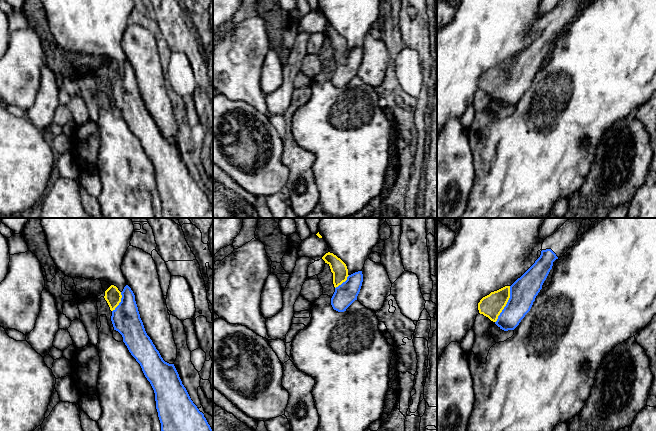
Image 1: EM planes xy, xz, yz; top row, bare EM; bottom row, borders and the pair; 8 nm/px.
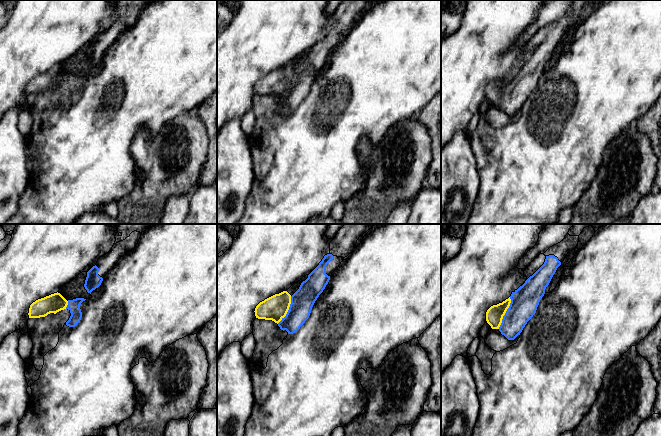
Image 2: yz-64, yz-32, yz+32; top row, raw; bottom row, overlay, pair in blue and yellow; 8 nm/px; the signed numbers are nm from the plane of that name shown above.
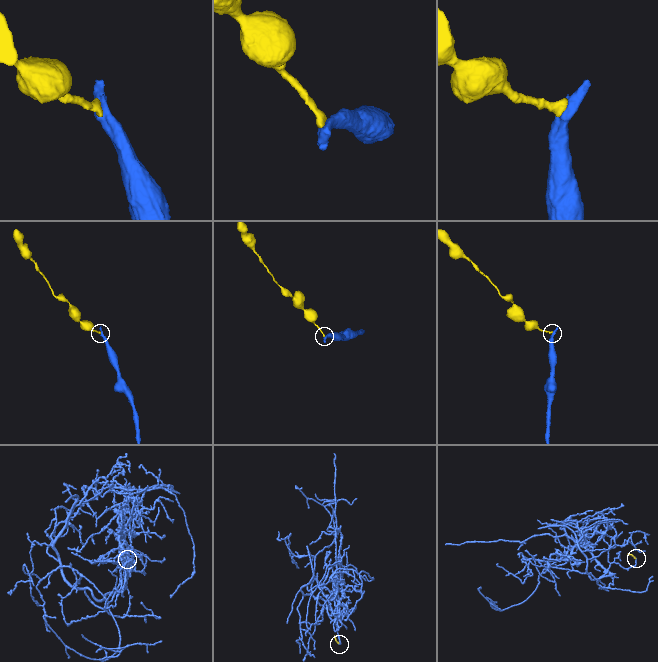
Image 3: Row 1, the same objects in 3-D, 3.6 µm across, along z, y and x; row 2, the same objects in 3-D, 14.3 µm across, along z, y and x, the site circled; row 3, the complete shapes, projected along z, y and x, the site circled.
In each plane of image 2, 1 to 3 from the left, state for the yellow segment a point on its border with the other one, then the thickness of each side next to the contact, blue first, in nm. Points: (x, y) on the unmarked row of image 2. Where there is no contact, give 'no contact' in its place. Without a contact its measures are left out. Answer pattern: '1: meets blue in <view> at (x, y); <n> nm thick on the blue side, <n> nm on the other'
1: meets blue in yz-64 at (67, 81); 100 nm thick on the blue side, 150 nm on the other
2: meets blue in yz-32 at (288, 86); 190 nm thick on the blue side, 200 nm on the other
3: meets blue in yz+32 at (505, 89); 220 nm thick on the blue side, 140 nm on the other

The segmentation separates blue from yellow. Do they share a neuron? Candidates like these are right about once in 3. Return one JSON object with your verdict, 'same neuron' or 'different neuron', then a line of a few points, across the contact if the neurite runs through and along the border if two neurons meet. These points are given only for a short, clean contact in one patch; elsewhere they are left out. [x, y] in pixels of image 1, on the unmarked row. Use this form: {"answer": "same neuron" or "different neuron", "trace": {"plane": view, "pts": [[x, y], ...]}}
{"answer": "same neuron", "trace": {"plane": "yz", "pts": [[523, 67], [506, 80], [491, 82]]}}

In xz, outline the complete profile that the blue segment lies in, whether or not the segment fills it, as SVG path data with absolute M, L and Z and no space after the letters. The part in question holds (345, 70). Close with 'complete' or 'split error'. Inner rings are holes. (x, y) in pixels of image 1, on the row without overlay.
M330 28L326 29L322 35L330 42L333 49L335 68L331 74L331 81L334 86L344 88L357 76L363 58L362 47L349 51L346 40Z; split error

